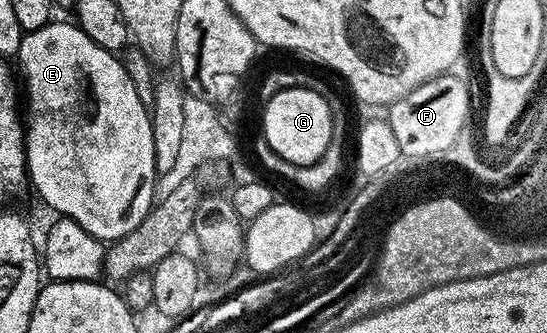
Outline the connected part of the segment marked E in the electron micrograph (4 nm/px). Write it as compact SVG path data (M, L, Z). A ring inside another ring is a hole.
M51 21L46 26L27 31L22 36L22 44L16 56L16 62L22 66L22 75L26 78L26 91L24 87L24 103L30 106L30 120L24 123L24 134L26 137L26 170L28 172L29 186L38 190L38 195L56 211L59 216L66 216L76 221L95 238L101 241L115 241L132 233L134 229L151 211L155 205L154 185L156 172L154 170L154 124L151 112L140 105L140 97L136 97L136 89L132 81L128 81L128 73L124 73L124 65L121 58L113 51L105 51L96 41L87 37L73 22L57 23Z

